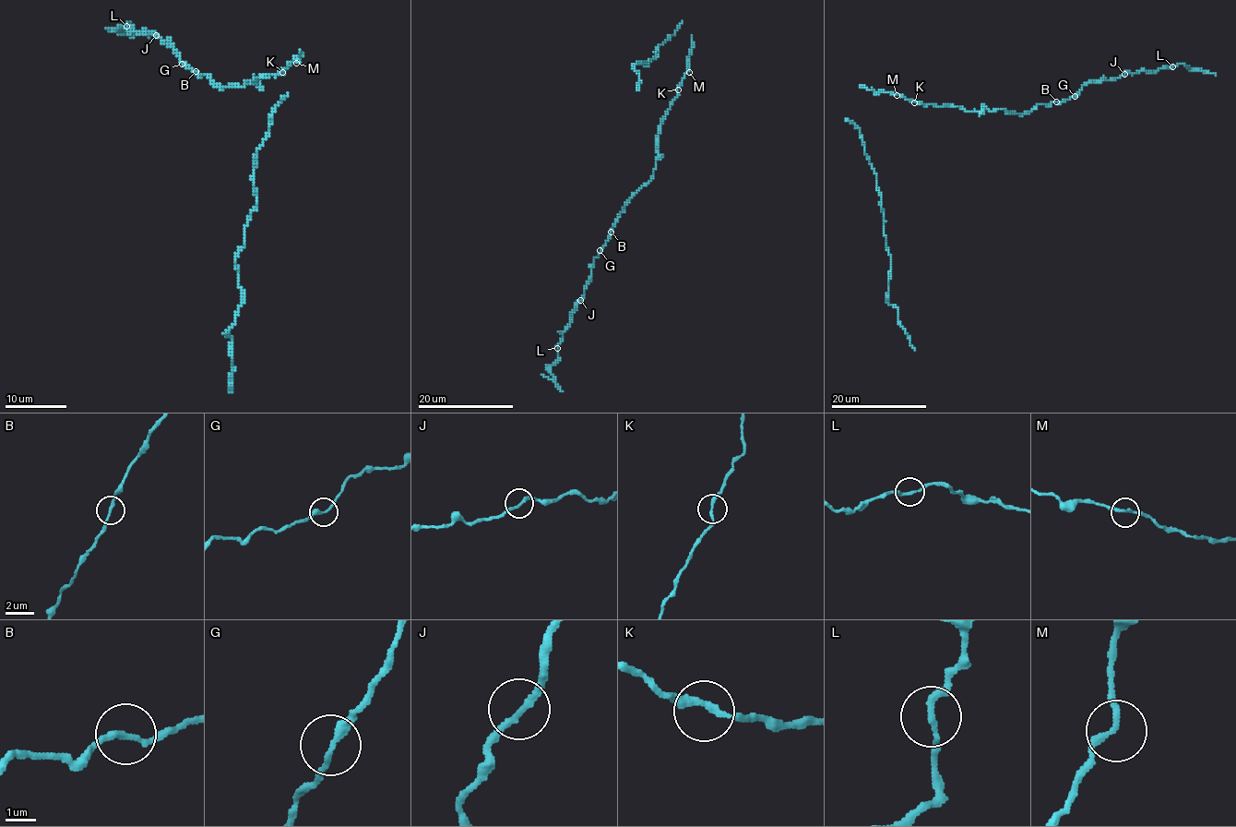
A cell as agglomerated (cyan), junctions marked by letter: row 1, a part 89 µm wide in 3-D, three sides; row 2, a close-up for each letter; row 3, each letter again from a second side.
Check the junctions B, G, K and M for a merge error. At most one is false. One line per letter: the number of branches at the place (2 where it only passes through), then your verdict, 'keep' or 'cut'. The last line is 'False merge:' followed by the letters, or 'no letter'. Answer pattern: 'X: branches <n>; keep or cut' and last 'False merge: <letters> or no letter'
B: branches 2; keep
G: branches 2; cut
K: branches 2; keep
M: branches 2; keep
False merge: G

